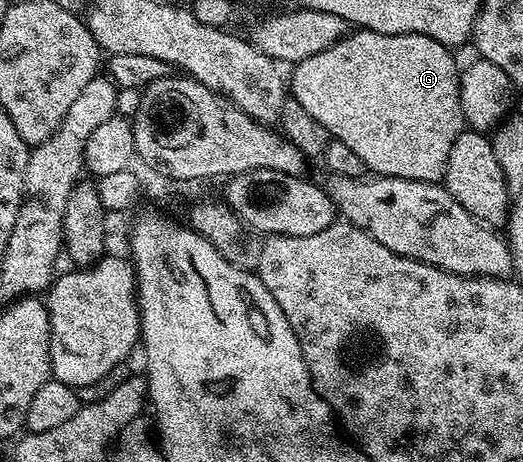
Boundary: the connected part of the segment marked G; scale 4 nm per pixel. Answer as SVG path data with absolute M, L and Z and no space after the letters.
M357 29L341 38L327 51L319 51L319 55L311 55L307 59L296 62L292 66L293 78L290 76L287 81L291 90L292 100L297 101L311 119L315 119L327 130L330 138L335 141L347 143L359 159L363 159L366 170L370 174L383 177L398 177L399 179L411 179L412 181L440 182L448 171L447 159L451 155L451 147L455 147L455 139L466 128L464 117L460 111L460 76L459 65L453 62L450 46L439 43L427 35L418 33L400 33L399 35L387 35L386 33L373 33L369 29Z

